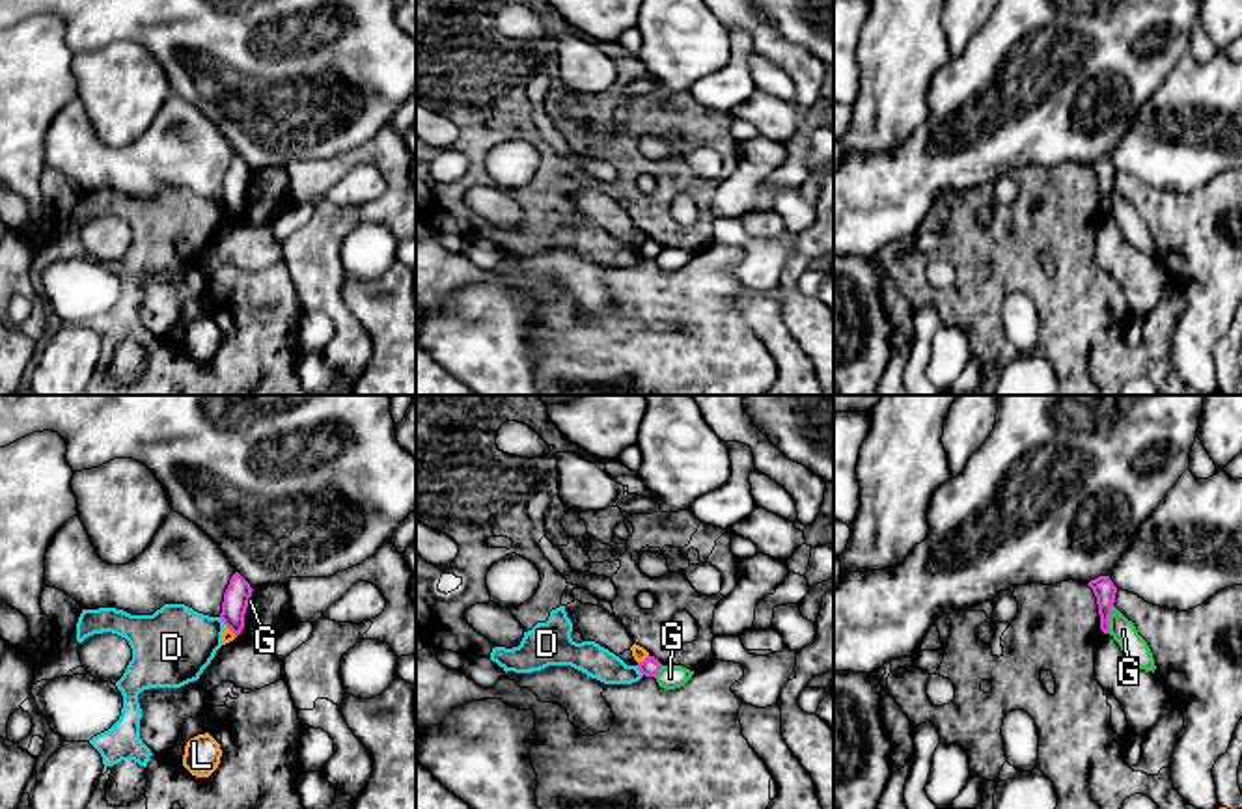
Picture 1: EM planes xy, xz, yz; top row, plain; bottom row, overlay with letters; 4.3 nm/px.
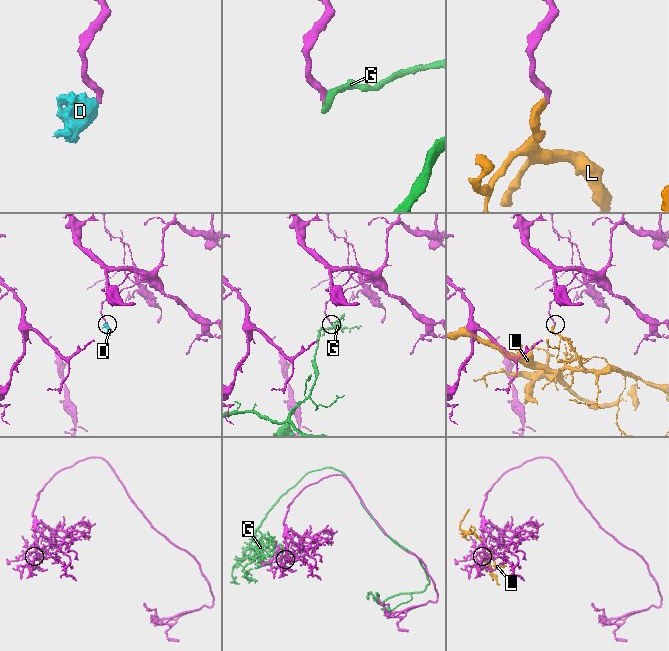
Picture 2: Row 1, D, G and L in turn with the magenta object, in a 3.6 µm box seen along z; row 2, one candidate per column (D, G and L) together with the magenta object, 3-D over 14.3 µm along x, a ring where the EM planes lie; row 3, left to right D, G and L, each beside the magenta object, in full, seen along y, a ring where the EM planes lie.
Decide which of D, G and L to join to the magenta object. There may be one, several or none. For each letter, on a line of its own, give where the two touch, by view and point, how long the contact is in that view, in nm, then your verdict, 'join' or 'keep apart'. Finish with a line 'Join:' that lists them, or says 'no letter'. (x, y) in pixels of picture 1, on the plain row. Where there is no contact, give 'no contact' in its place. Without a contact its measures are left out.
D: meets magenta in xz at (640, 254); contact 50 nm long; keep apart
G: meets magenta in yz at (1108, 202); contact 120 nm long; keep apart
L: meets magenta in xz at (644, 243); contact 60 nm long; keep apart
Join: no letter

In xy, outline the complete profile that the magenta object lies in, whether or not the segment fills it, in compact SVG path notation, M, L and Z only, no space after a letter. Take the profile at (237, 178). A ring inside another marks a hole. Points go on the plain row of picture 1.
M235 155L224 175L220 201L235 216L235 220L244 211L244 196L246 196L252 173L254 171L250 170L250 166L239 155Z

